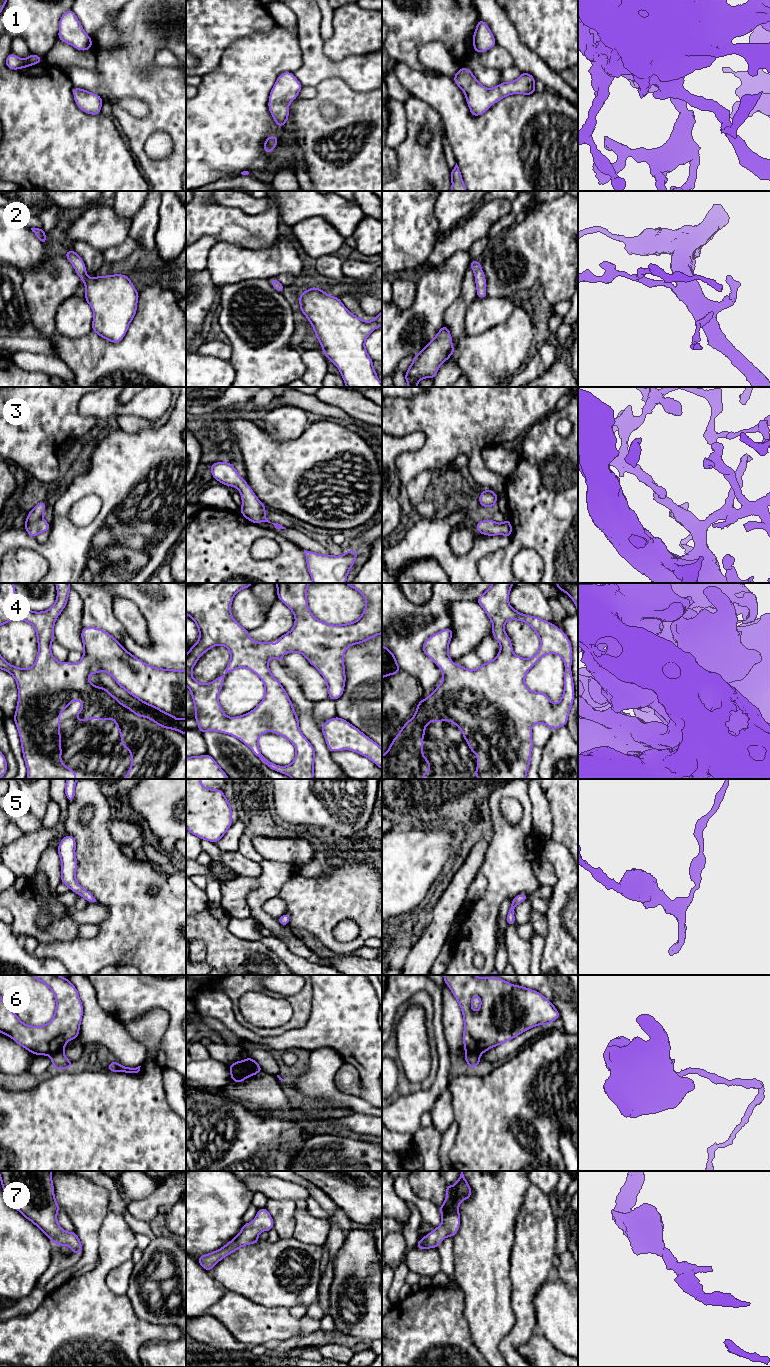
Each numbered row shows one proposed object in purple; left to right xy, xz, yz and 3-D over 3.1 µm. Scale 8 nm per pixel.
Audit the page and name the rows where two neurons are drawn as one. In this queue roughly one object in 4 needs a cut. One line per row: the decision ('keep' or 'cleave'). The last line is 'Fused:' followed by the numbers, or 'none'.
1: keep
2: keep
3: keep
4: keep
5: keep
6: cleave
7: keep
Fused: 6

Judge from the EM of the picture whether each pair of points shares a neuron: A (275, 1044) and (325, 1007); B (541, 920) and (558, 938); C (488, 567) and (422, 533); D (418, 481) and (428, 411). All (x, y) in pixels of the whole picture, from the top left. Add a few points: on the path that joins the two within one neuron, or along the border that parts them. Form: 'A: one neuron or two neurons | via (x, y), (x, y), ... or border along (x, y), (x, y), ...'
A: one neuron | via (289, 1039), (300, 1037), (316, 1021)
B: two neurons | border along (544, 915), (547, 921), (547, 935), (545, 937)
C: two neurons | border along (498, 549), (484, 555), (478, 561), (477, 572)
D: two neurons | border along (435, 469), (420, 471), (407, 484), (406, 493)

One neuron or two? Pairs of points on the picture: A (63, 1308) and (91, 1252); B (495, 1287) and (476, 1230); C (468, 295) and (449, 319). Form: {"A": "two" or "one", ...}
{"A": "two", "B": "one", "C": "one"}

